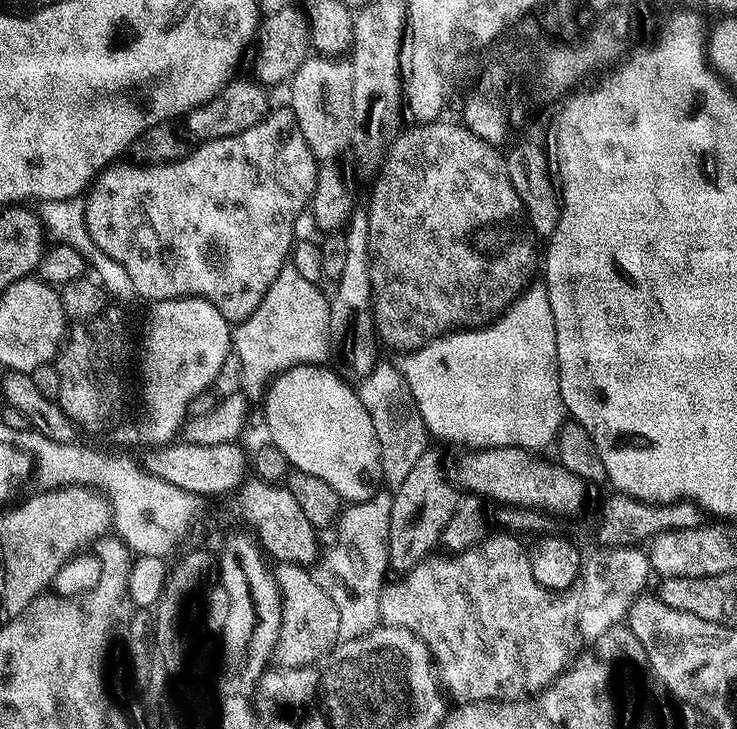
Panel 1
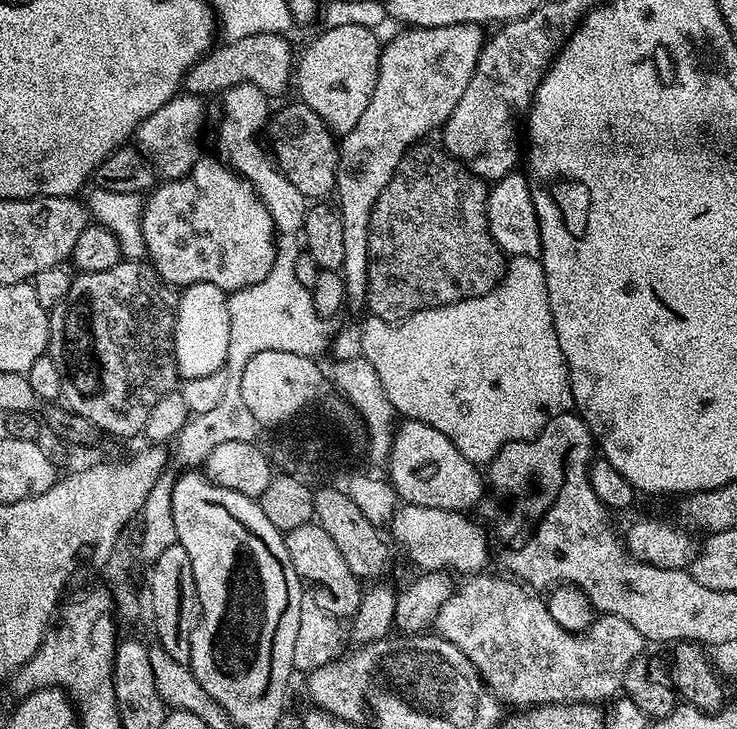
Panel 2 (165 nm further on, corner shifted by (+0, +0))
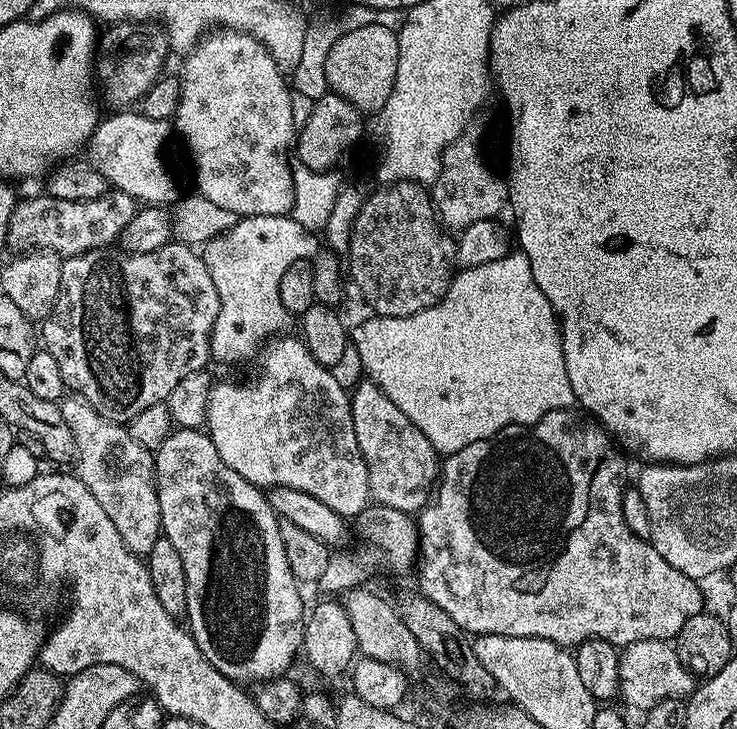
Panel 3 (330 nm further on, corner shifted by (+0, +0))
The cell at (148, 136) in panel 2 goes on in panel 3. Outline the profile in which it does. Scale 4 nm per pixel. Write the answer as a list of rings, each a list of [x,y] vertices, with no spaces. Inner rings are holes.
[[[122,110],[97,125],[88,143],[88,160],[117,191],[148,206],[169,207],[182,196],[162,160],[162,148],[169,134],[172,134],[169,121],[146,117],[138,110]]]

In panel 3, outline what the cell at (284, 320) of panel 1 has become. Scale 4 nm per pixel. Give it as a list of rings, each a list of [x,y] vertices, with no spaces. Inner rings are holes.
[[[289,214],[286,216],[245,216],[236,226],[202,245],[202,255],[206,262],[206,270],[210,270],[210,278],[214,278],[214,286],[218,286],[220,310],[212,331],[213,361],[221,360],[224,364],[236,364],[239,360],[248,360],[257,355],[269,340],[281,335],[290,321],[286,306],[282,306],[279,297],[279,283],[282,274],[286,274],[289,266],[299,260],[312,260],[318,251],[317,233],[302,226]]]

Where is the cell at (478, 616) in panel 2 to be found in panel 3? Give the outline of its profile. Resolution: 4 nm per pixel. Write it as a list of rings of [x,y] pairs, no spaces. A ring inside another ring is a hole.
[[[643,640],[627,645],[620,652],[619,699],[632,708],[647,710],[663,700],[691,697],[694,677],[678,658],[675,647],[667,640]]]

